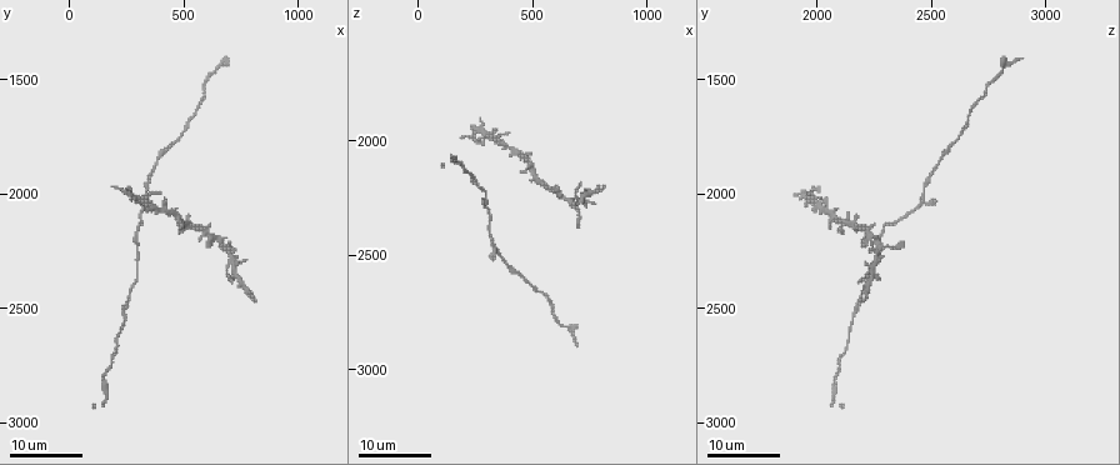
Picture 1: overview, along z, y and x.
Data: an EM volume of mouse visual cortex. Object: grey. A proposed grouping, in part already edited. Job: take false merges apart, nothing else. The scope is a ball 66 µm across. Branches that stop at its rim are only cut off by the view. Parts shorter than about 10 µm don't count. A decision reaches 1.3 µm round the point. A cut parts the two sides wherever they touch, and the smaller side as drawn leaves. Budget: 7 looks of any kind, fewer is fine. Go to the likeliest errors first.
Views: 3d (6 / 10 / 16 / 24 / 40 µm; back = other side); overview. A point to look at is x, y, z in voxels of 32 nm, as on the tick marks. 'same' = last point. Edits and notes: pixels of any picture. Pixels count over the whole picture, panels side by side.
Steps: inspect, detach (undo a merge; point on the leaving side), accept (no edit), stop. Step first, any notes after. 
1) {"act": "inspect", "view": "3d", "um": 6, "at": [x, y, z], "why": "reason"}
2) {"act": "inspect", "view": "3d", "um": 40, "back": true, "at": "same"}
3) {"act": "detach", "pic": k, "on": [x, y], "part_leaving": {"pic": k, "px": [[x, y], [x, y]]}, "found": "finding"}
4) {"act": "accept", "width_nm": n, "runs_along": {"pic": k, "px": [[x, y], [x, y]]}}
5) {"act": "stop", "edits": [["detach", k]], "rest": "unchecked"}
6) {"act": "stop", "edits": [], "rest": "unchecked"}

{"act": "inspect", "view": "3d", "um": 24, "at": [700, 2280, 2260], "why": "thin neck"}

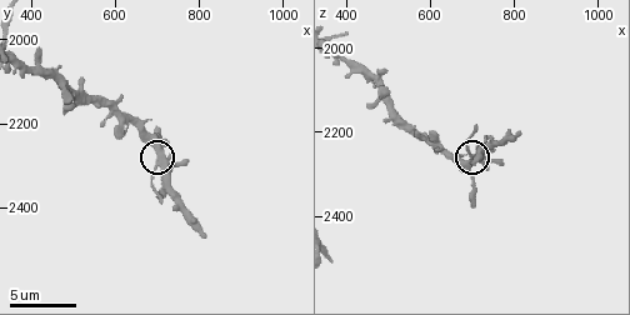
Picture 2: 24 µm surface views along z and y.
{"act": "inspect", "view": "3d", "um": 6, "at": "same", "why": "closer look"}

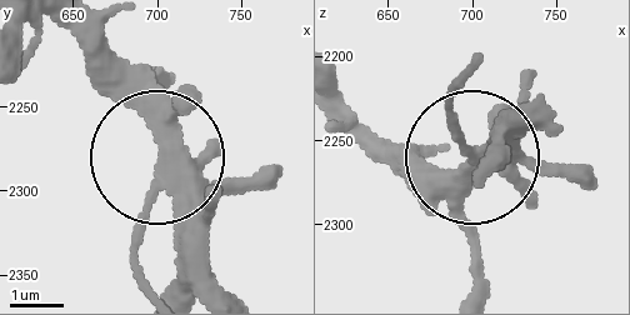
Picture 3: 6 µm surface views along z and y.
{"act": "accept", "width_nm": 330, "found": "continuous, no second cell"}

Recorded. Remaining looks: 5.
{"act": "inspect", "view": "3d", "um": 16, "at": [535, 2130, 2170], "why": "three-way junction"}

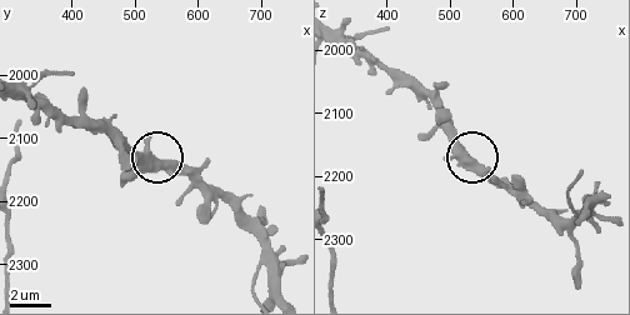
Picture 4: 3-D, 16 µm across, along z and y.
{"act": "accept", "width_nm": 410, "found": "one cell here"}

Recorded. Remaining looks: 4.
{"act": "inspect", "view": "3d", "um": 16, "at": [320, 2110, 2360]}

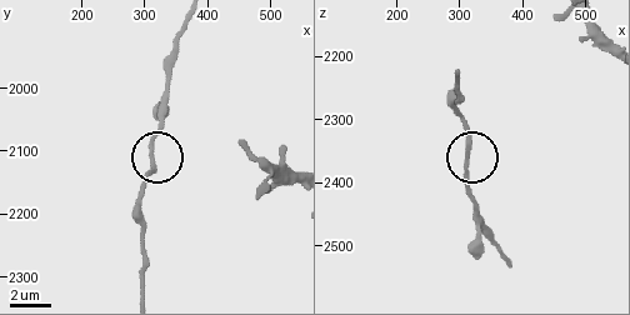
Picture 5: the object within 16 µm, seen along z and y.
{"act": "inspect", "view": "3d", "um": 10, "at": [310, 2115, 2365]}

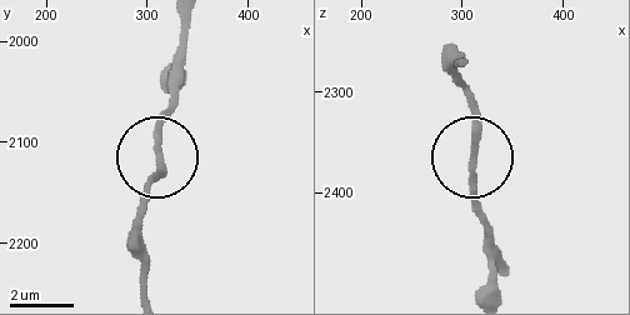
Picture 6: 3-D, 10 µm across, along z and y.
{"act": "accept", "runs_along": {"pic": 6, "px": [[474, 156], [483, 234]]}, "found": "one cell here"}

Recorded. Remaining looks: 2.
{"act": "stop", "edits": [], "rest": "unchecked"}

